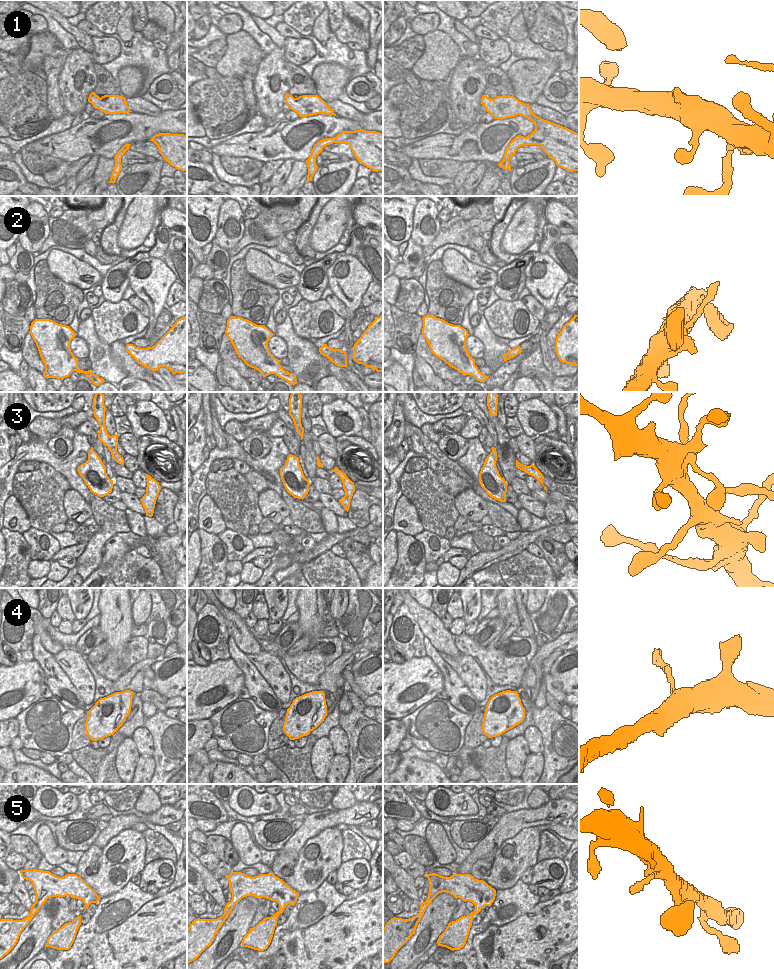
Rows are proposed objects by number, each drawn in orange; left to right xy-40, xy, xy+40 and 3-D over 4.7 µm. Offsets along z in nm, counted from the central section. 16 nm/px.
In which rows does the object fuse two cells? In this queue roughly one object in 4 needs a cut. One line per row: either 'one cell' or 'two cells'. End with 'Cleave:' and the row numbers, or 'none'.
1: one cell
2: one cell
3: one cell
4: one cell
5: one cell
Cleave: none

